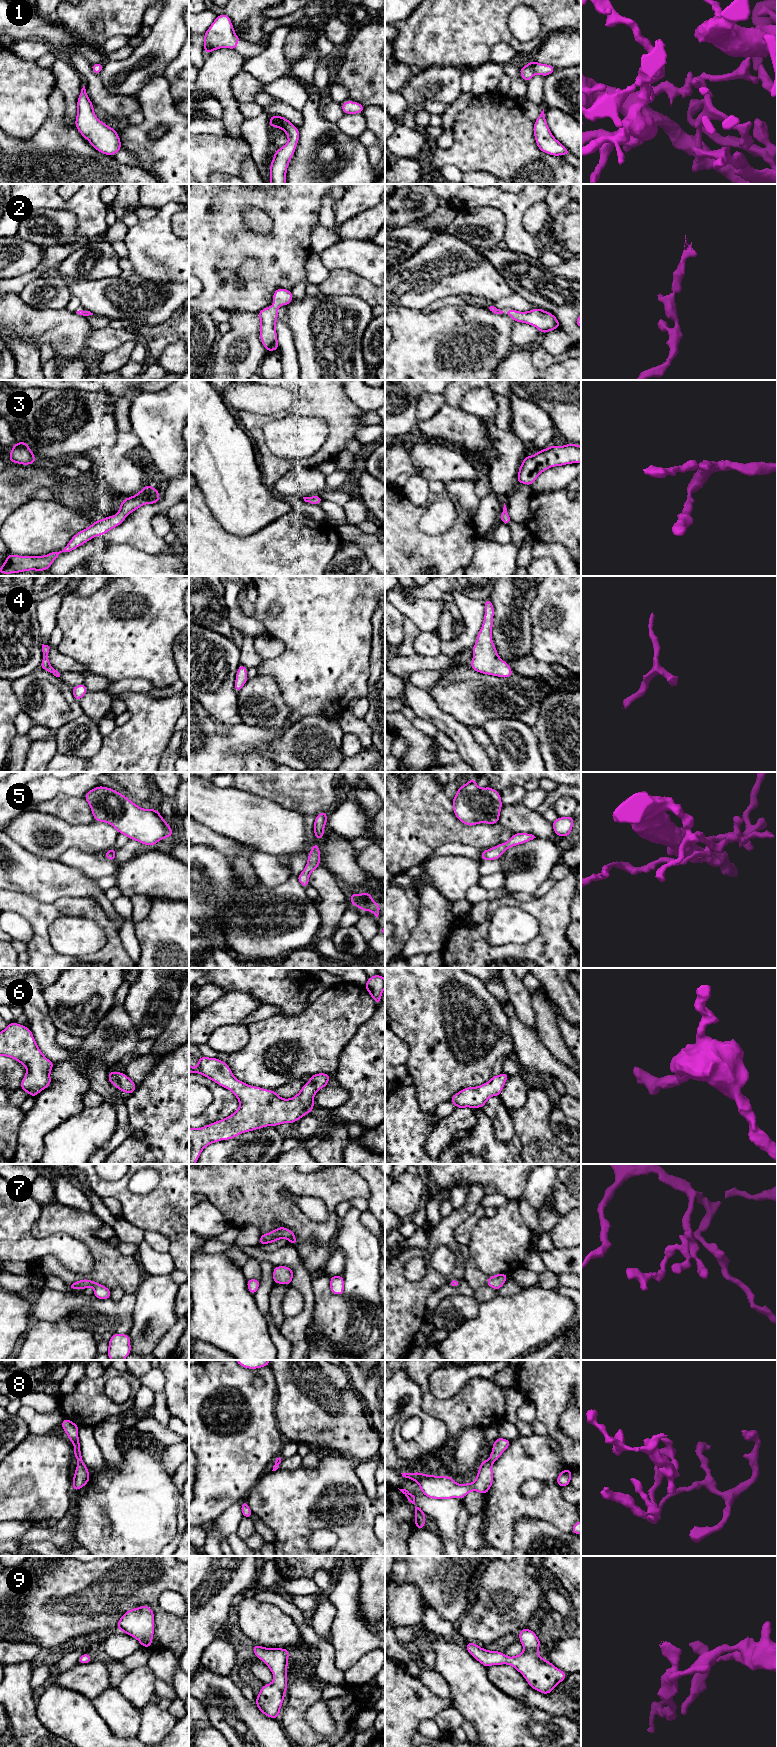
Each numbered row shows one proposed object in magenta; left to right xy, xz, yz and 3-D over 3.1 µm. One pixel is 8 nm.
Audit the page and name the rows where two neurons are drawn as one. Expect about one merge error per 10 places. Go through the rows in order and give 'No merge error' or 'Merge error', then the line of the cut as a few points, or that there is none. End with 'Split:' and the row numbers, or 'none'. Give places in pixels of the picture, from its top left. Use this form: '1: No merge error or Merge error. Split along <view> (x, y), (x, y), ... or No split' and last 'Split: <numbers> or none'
1: No merge error. No split
2: No merge error. No split
3: No merge error. No split
4: No merge error. No split
5: No merge error. No split
6: No merge error. No split
7: No merge error. No split
8: No merge error. No split
9: No merge error. No split
Split: none

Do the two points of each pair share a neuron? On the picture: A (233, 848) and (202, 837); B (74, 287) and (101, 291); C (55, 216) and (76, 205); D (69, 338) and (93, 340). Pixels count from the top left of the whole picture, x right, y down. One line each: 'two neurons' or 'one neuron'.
A: one neuron
B: one neuron
C: two neurons
D: two neurons

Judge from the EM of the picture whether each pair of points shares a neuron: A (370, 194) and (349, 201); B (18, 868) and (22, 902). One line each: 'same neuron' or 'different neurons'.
A: same neuron
B: different neurons

